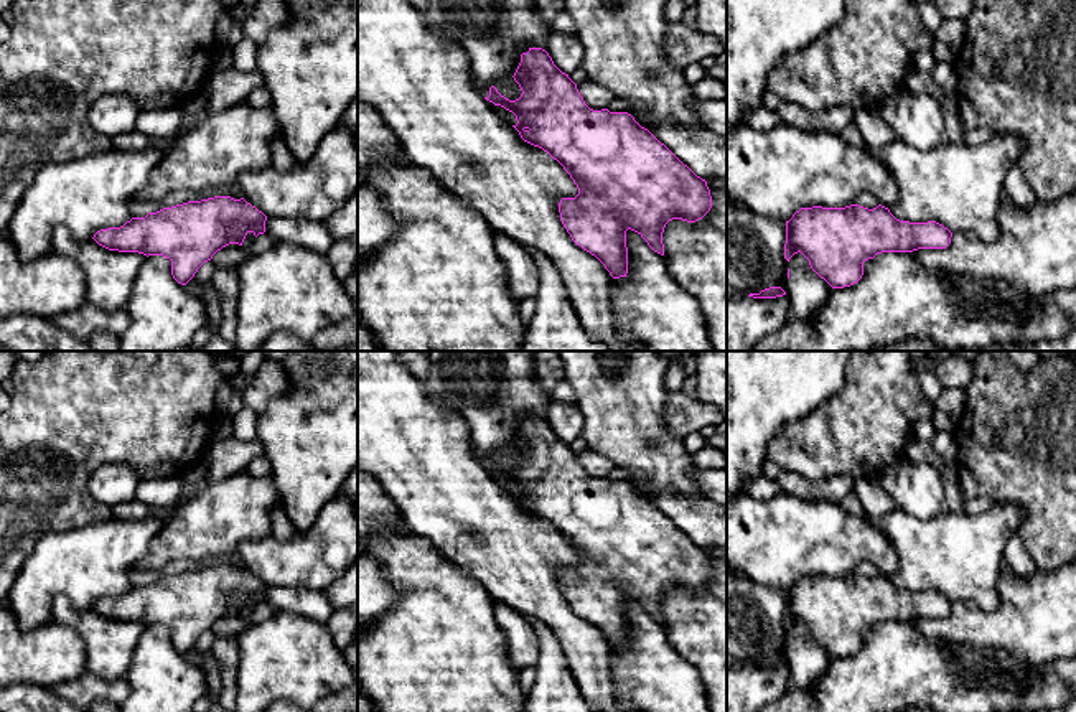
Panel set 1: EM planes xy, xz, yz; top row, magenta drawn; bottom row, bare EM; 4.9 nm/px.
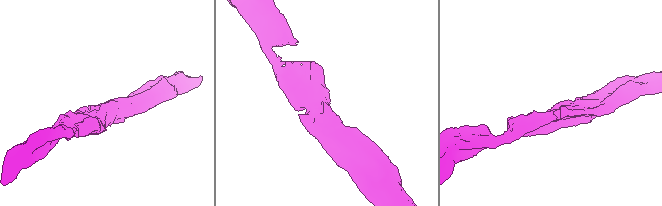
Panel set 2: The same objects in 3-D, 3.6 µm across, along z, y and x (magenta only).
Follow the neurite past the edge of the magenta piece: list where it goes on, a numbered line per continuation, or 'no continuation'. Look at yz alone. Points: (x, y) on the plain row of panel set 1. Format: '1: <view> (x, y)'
no continuation

